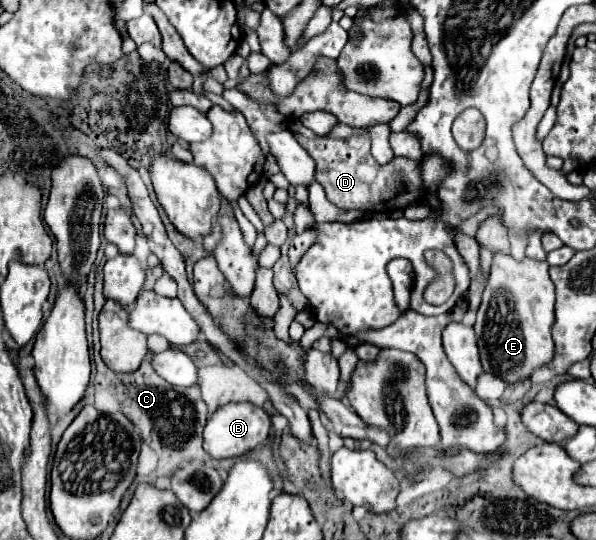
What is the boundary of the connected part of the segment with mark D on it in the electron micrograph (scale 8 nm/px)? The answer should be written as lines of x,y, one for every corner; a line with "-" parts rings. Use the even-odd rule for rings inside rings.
300,134
294,135
299,144
309,152
309,156
315,160
315,178
325,188
327,200
343,210
395,210
415,204
423,194
419,164
407,158
393,158
385,166
377,164
369,154
369,138
365,136
341,140
329,136
306,138

